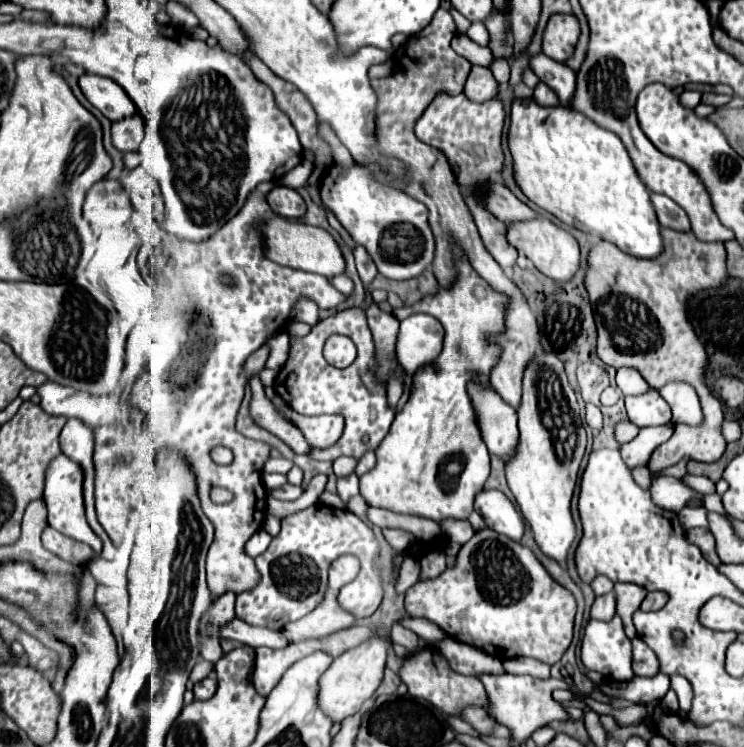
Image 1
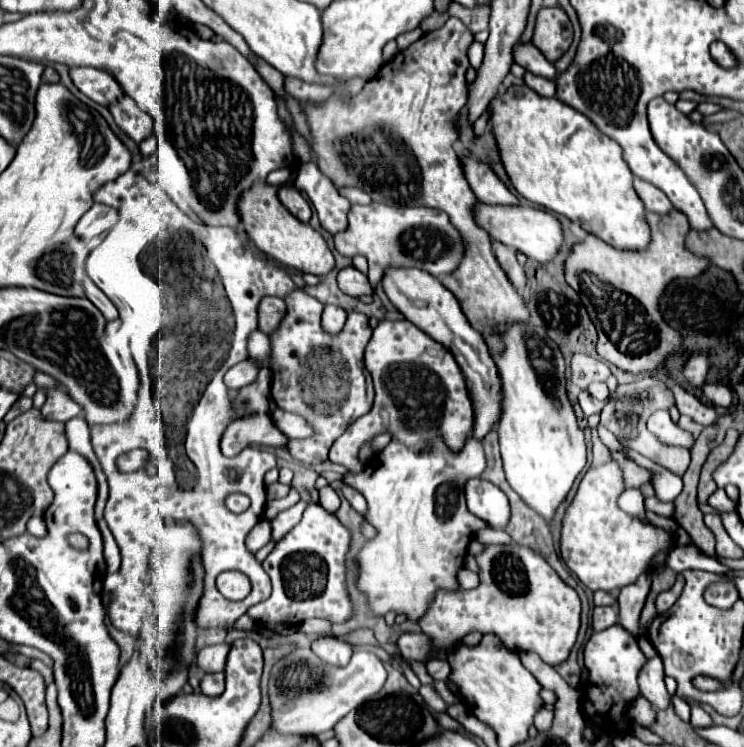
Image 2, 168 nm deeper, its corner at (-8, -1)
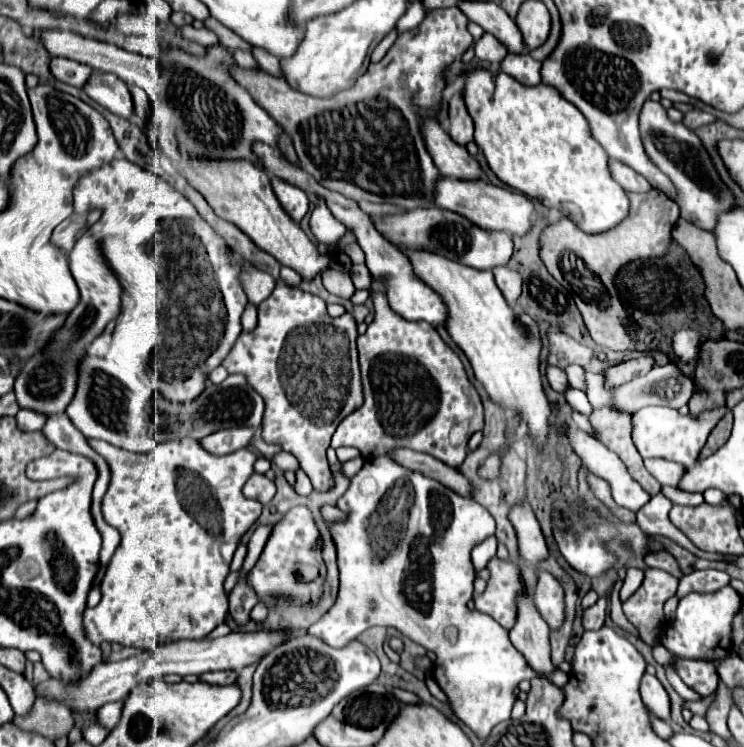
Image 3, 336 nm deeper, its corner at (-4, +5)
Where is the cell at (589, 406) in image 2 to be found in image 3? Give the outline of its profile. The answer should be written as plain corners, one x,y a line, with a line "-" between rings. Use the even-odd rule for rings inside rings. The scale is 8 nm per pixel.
548,366
546,376
548,376
548,382
552,384
552,388
554,388
556,392
560,392
560,394
568,392
570,384
568,384
568,376
564,376
564,370
554,368
554,366

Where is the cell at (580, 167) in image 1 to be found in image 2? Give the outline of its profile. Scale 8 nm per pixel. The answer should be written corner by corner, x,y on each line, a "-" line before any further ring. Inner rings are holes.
510,86
504,94
494,96
488,104
492,134
500,152
502,166
520,196
544,206
556,214
578,222
586,232
602,238
620,250
642,250
648,246
650,230
646,210
632,188
632,172
622,158
620,146
602,134
584,114
576,112
558,98
544,98
528,86

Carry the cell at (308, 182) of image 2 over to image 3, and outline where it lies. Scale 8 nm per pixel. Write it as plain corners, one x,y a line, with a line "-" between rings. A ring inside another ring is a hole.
322,200
310,216
310,228
320,244
334,244
340,236
344,236
344,224
332,216
330,208

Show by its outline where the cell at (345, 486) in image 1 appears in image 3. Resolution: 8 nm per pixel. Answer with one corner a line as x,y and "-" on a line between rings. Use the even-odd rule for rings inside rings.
378,292
372,300
374,300
376,316
368,326
366,334
358,336
364,404
340,422
340,426
336,428
336,434
332,436
332,448
356,446
364,458
384,456
390,452
390,448
410,448
416,452
430,454
442,460
444,464
458,468
466,458
470,436
482,430
484,426
484,408
478,392
466,378
466,370
460,358
440,338
436,328
428,326
426,322
408,322
400,318
400,314
396,314
388,306
388,300
382,292
-
382,354
400,354
400,356
382,356
-
458,430
462,434
454,438

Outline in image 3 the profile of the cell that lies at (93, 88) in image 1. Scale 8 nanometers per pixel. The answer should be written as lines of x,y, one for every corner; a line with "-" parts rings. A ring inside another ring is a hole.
52,58
50,70
60,82
66,82
76,88
84,88
84,84
90,80
94,72
86,64
76,64
76,60
64,60
64,58

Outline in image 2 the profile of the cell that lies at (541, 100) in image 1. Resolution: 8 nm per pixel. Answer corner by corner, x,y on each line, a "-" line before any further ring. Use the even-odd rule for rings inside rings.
530,72
524,74
524,82
526,86
530,86
534,92
538,92
540,96
554,96
556,94
556,84
548,78
542,78
542,76
534,76

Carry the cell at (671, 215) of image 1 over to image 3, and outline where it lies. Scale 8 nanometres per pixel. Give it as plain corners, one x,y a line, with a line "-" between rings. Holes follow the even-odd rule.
610,160
610,170
614,180
626,190
626,192
650,192
652,186
646,182
644,176
640,176
638,172
634,172
630,166

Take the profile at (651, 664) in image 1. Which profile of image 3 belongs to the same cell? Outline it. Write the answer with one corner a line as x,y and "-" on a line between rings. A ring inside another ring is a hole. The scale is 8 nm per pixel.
644,674
642,682
640,682
640,694
642,694
642,702
646,704
646,708
662,718
668,720
670,718
670,704
668,704
668,694
664,690
664,686
660,684
660,680
652,674

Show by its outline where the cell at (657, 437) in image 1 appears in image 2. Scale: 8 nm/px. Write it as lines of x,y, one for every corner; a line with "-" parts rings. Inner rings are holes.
600,424
596,426
596,430
598,430
598,436
600,436
600,440
610,448
610,450
616,450
616,452
622,452
622,444
606,430
606,428
602,428

